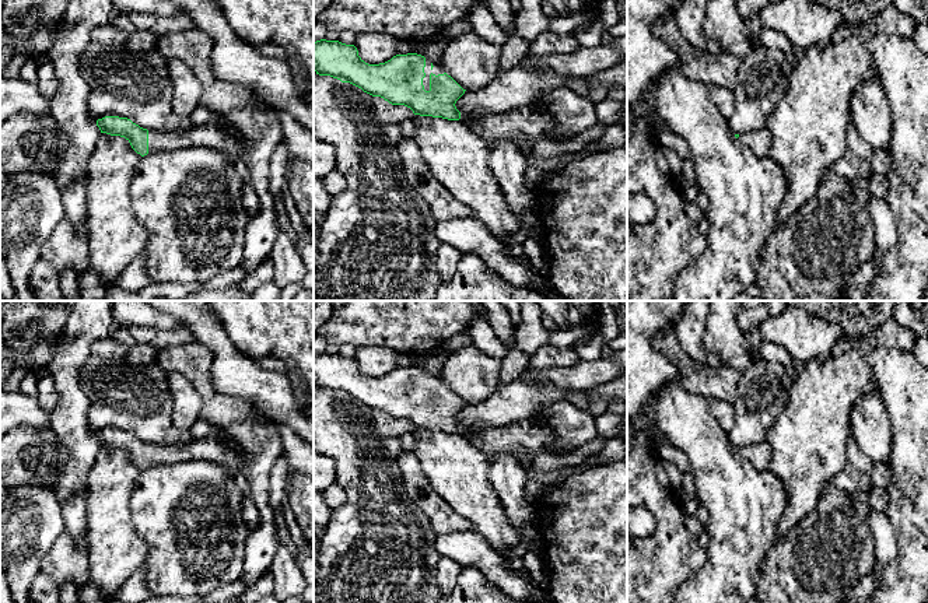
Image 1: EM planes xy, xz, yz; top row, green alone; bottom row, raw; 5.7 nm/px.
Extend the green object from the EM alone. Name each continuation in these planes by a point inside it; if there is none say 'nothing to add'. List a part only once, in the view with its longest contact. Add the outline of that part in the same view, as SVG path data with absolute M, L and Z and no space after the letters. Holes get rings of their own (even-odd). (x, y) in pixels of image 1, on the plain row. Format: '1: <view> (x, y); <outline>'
1: xy (216, 447); M216 428L204 438L190 444L171 446L148 444L148 467L193 459L220 463L234 474L242 470L245 455L224 432Z
2: xz (437, 382); M426 372L426 381L424 381L424 386L426 386L426 390L423 392L423 399L424 399L424 403L426 404L430 404L430 388L444 388L444 382L437 378L437 376L431 376L430 374Z

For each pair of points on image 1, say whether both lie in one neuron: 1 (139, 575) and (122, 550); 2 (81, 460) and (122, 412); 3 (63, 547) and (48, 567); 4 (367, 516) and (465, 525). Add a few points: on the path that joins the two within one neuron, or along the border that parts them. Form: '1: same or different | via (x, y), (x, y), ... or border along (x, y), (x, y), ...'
1: different | border along (142, 564), (121, 588)
2: different | border along (88, 405), (87, 430), (95, 438)
3: same | via (63, 551), (52, 563)
4: different | border along (409, 497), (429, 519), (436, 535)

